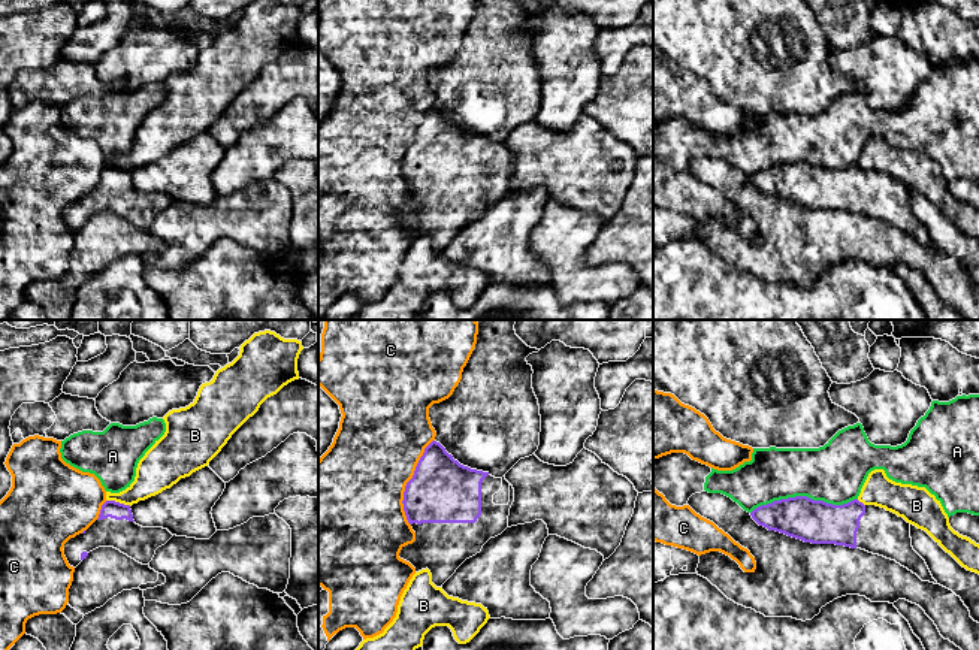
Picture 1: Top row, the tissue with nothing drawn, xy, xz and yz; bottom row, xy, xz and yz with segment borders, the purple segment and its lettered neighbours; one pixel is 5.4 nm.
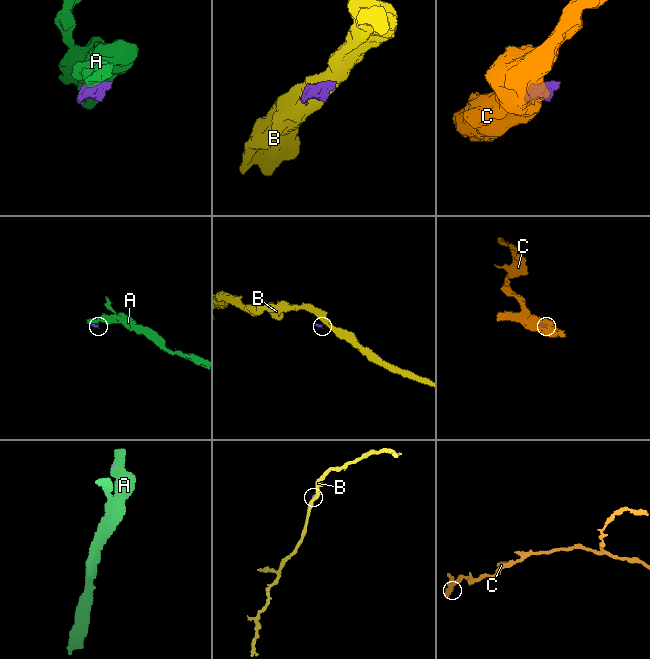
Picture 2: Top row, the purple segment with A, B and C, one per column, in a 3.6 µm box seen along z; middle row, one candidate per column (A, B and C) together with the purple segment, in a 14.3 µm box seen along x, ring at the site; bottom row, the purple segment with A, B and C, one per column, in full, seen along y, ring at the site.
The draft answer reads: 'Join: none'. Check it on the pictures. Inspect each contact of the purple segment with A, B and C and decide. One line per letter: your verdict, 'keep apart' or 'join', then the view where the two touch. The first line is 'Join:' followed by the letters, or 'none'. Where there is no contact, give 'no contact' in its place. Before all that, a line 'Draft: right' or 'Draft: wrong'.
Draft: right
Join: none
A: keep apart | yz
B: keep apart | xy
C: keep apart | xz

